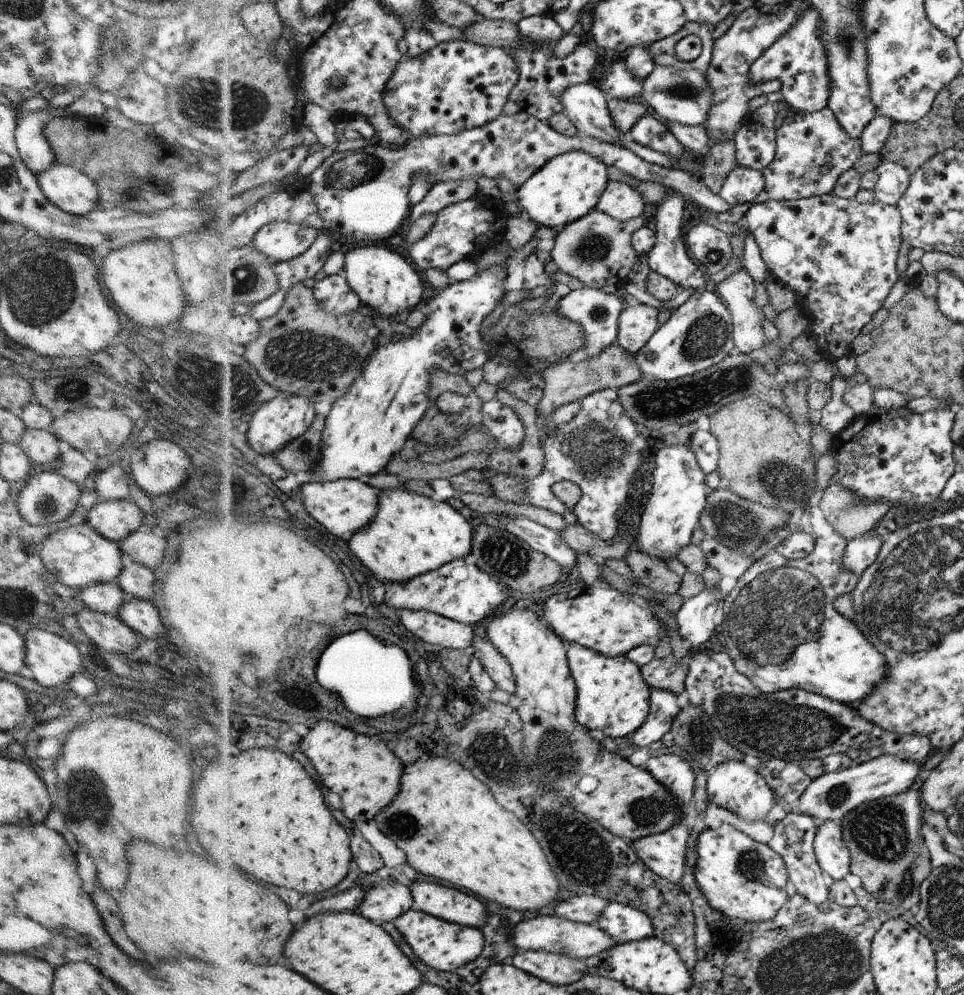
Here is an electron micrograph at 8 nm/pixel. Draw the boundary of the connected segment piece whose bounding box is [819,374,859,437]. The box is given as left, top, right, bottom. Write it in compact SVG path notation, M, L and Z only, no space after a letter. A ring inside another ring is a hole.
M841 374L832 378L832 397L822 410L822 418L819 422L824 430L835 437L847 430L848 426L859 421L859 417L843 402L847 388L847 380Z

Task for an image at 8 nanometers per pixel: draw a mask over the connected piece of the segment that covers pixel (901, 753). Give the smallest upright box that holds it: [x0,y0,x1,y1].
[685,648,933,765]

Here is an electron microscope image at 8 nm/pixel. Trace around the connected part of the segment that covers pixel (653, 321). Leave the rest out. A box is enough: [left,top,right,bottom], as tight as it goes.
[618,304,659,356]

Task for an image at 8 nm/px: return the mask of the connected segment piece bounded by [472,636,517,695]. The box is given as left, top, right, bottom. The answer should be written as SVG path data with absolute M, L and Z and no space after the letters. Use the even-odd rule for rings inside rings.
M475 636L472 644L475 647L473 656L476 656L483 664L483 668L493 679L497 689L514 695L517 692L517 684L511 665L489 641L482 642L479 639L484 639L484 637Z

